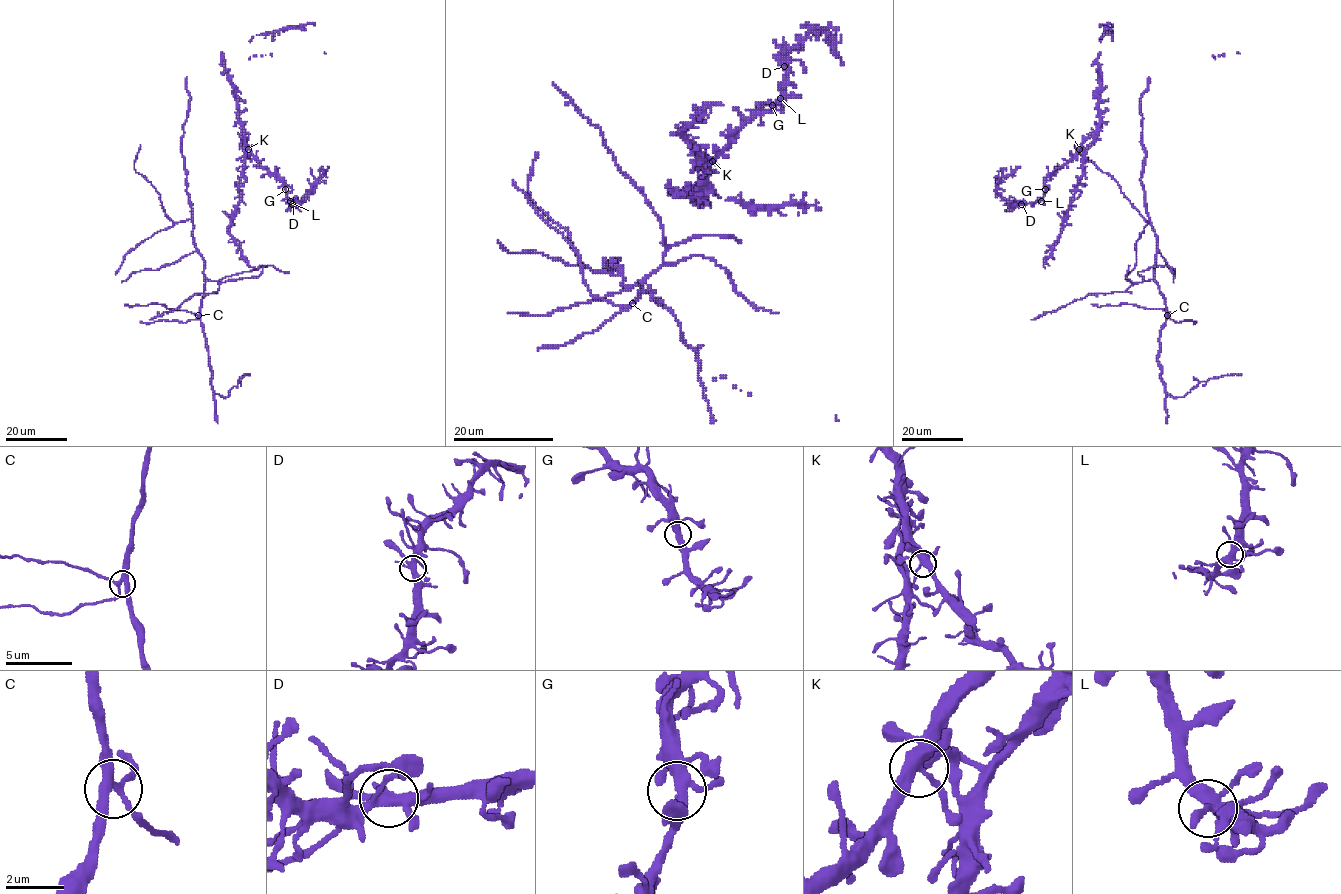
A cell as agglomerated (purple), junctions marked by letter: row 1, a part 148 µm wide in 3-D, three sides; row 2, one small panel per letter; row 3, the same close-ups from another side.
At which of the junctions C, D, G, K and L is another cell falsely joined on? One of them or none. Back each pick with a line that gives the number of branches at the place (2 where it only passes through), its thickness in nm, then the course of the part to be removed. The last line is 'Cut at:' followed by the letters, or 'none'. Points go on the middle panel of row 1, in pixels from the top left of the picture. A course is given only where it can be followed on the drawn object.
Cut at: none

